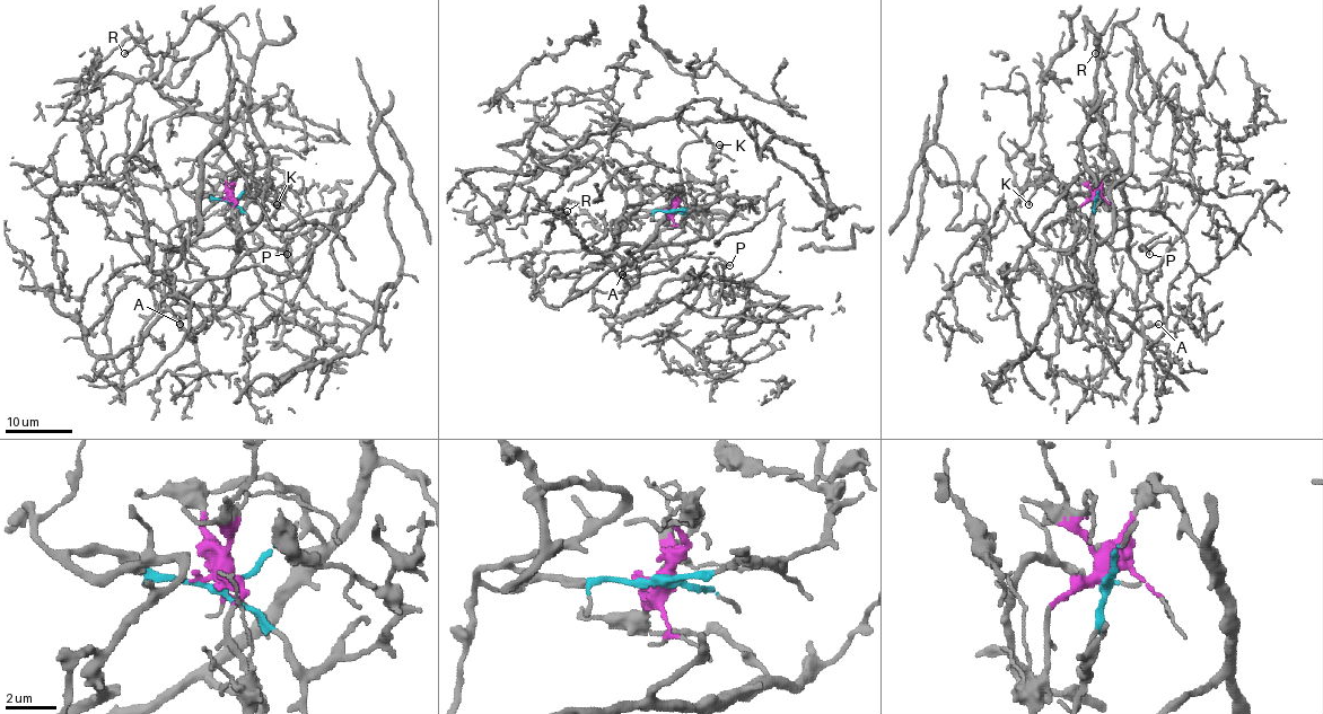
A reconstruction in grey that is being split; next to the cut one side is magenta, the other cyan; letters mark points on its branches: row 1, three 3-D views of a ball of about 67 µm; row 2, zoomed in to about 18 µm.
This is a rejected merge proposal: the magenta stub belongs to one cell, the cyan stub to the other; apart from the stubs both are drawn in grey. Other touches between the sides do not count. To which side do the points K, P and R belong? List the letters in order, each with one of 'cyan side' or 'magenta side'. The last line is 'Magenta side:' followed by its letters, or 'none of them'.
K: magenta side
P: cyan side
R: cyan side
Magenta side: K

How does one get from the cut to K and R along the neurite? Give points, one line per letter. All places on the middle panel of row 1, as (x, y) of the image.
K: (672, 210), (678, 201), (680, 150), (704, 132), (713, 148), (720, 150), (718, 144)
R: (672, 210), (634, 209), (662, 191), (645, 185), (614, 239), (707, 239), (678, 201), (611, 229), (567, 210)

